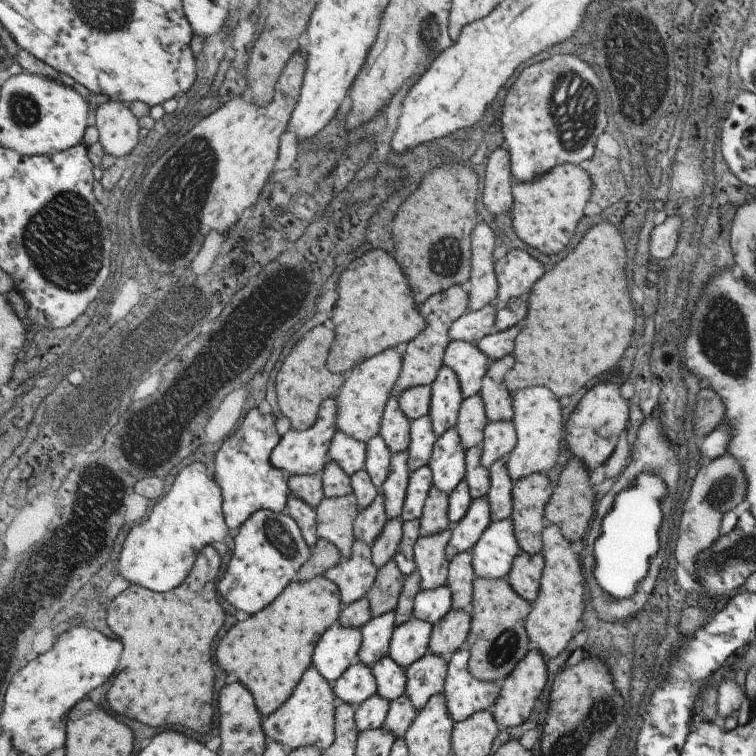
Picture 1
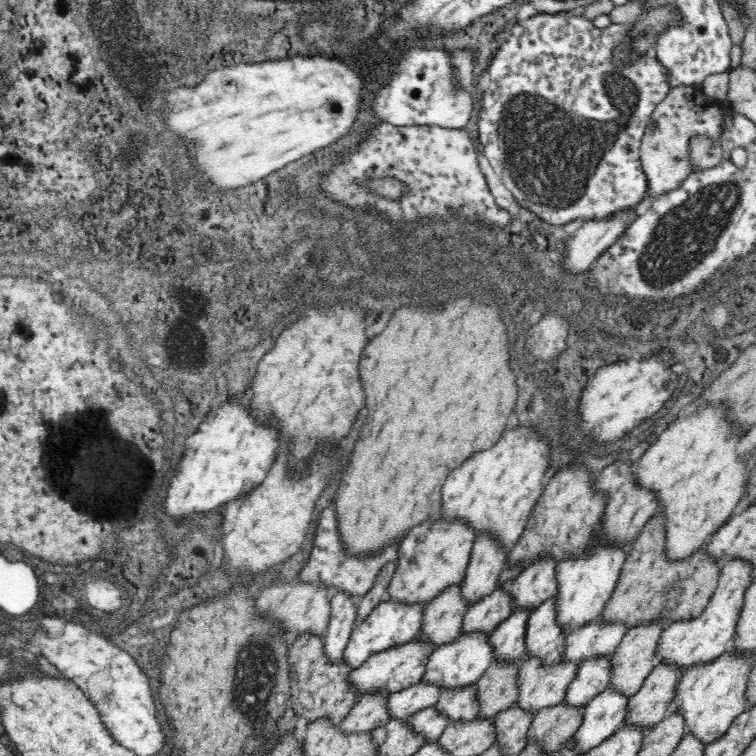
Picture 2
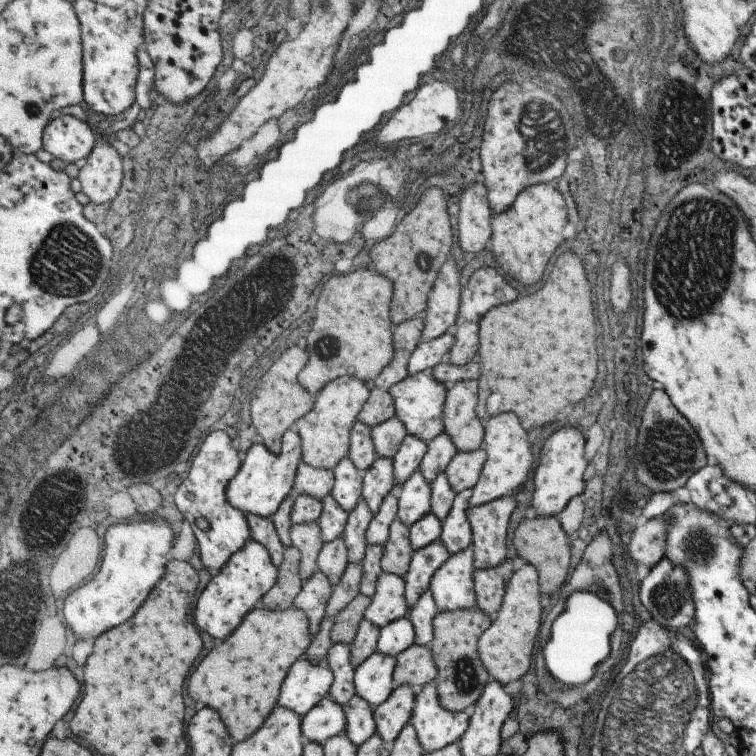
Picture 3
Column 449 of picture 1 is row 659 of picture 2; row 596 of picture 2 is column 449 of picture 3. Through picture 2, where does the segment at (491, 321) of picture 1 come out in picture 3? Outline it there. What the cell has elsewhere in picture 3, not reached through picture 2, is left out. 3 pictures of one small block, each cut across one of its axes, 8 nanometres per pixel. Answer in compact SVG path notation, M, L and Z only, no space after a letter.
M453 332L443 334L443 338L421 342L415 354L411 354L411 360L407 362L409 376L423 374L425 368L433 368L435 364L439 366L447 358L447 354L451 354L451 346L455 346Z

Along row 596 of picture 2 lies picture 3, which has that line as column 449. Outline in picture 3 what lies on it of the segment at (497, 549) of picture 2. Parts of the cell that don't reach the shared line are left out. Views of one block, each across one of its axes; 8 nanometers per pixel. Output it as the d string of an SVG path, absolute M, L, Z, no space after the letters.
M483 446L473 452L457 452L443 472L447 476L449 486L457 494L463 490L471 490L481 476L485 458L487 458L487 454L485 454Z

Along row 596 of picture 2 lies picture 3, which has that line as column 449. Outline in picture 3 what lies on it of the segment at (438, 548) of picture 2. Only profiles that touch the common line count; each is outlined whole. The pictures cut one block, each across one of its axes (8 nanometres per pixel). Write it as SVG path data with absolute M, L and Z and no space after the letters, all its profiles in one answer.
M477 380L457 382L447 390L443 404L443 426L445 434L455 444L457 452L473 452L483 446L485 426L475 416L477 404Z

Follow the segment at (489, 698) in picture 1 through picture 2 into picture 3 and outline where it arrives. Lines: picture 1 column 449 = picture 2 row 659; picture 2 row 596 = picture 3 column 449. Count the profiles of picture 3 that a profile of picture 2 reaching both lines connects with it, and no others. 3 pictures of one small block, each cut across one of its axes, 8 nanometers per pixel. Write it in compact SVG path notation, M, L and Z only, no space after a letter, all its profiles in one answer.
M431 680L415 696L409 724L415 726L425 754L455 744L469 726L469 712L449 712L439 702L437 680Z

